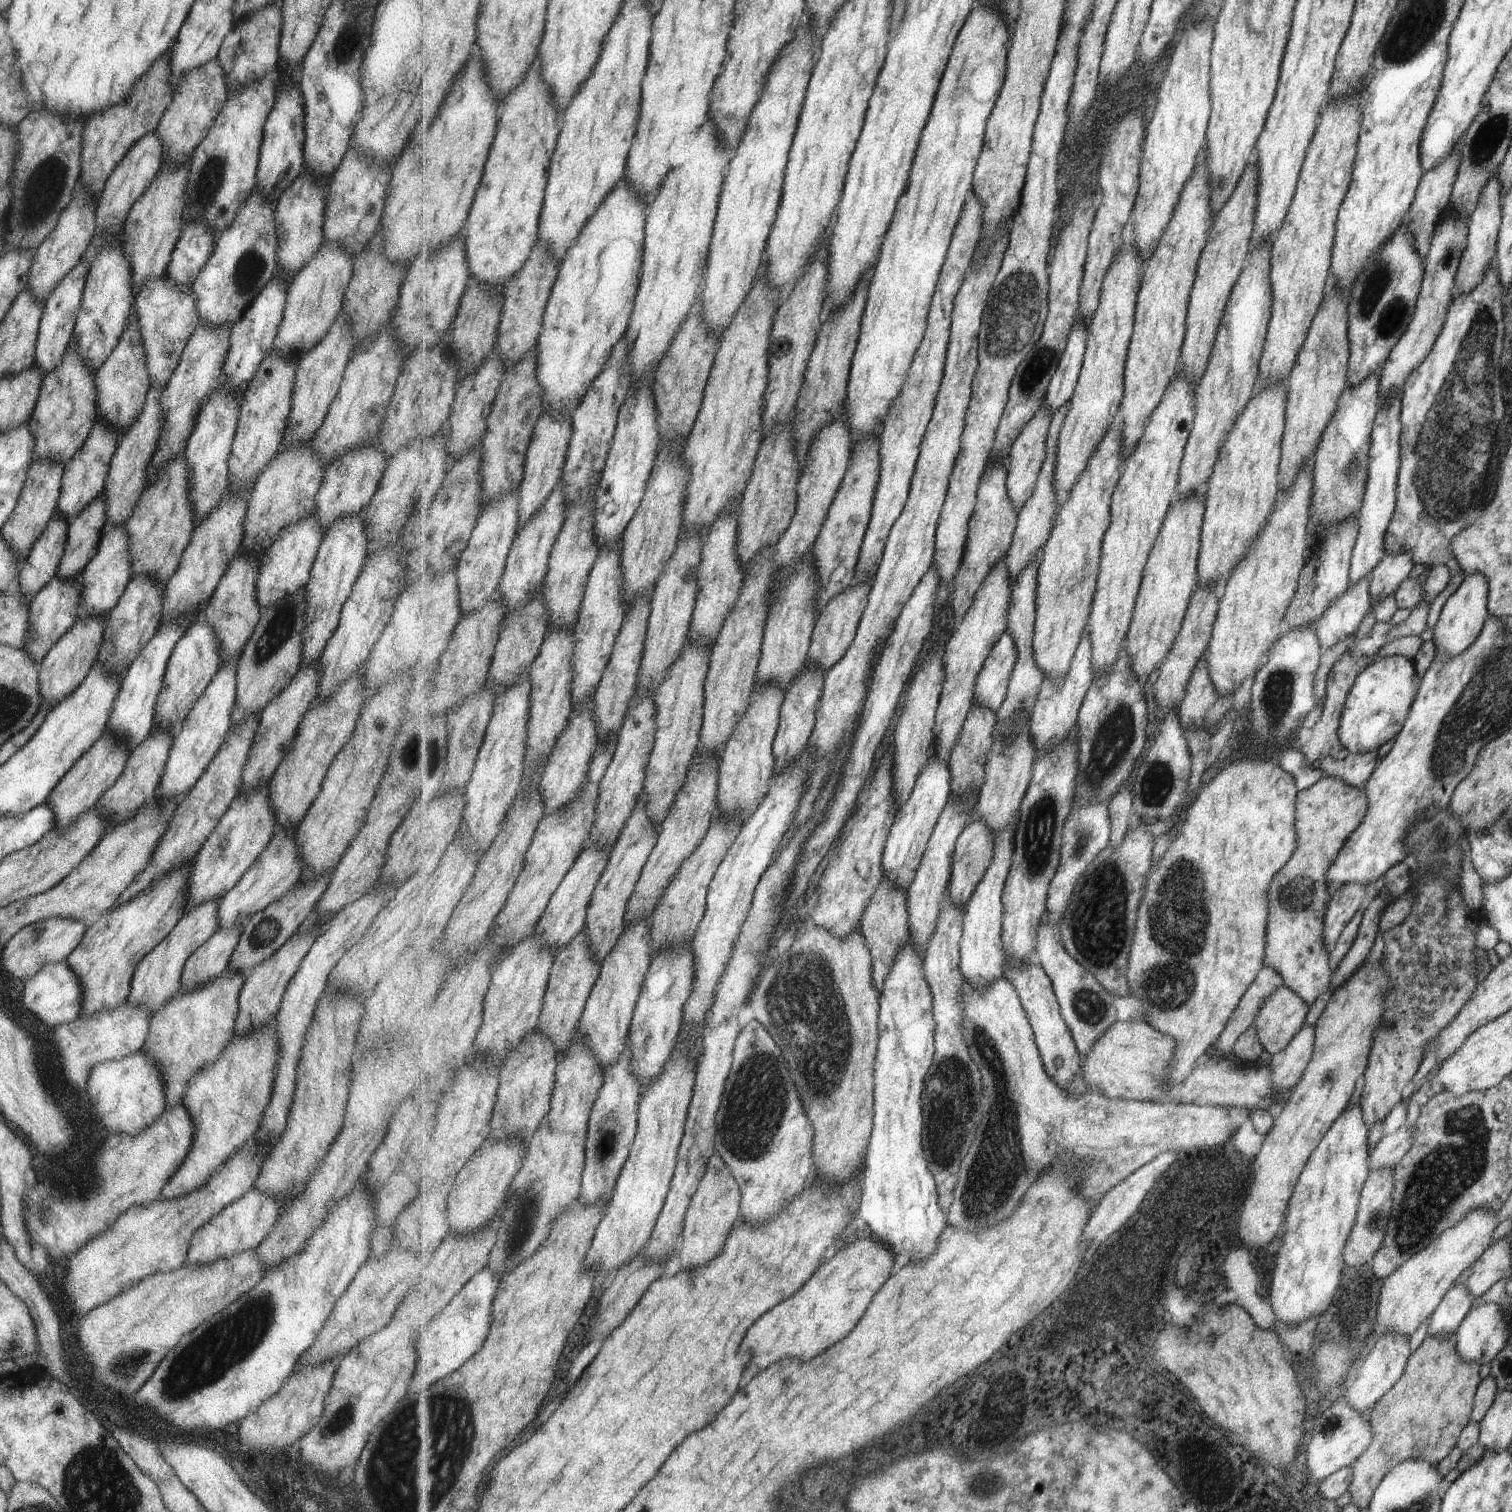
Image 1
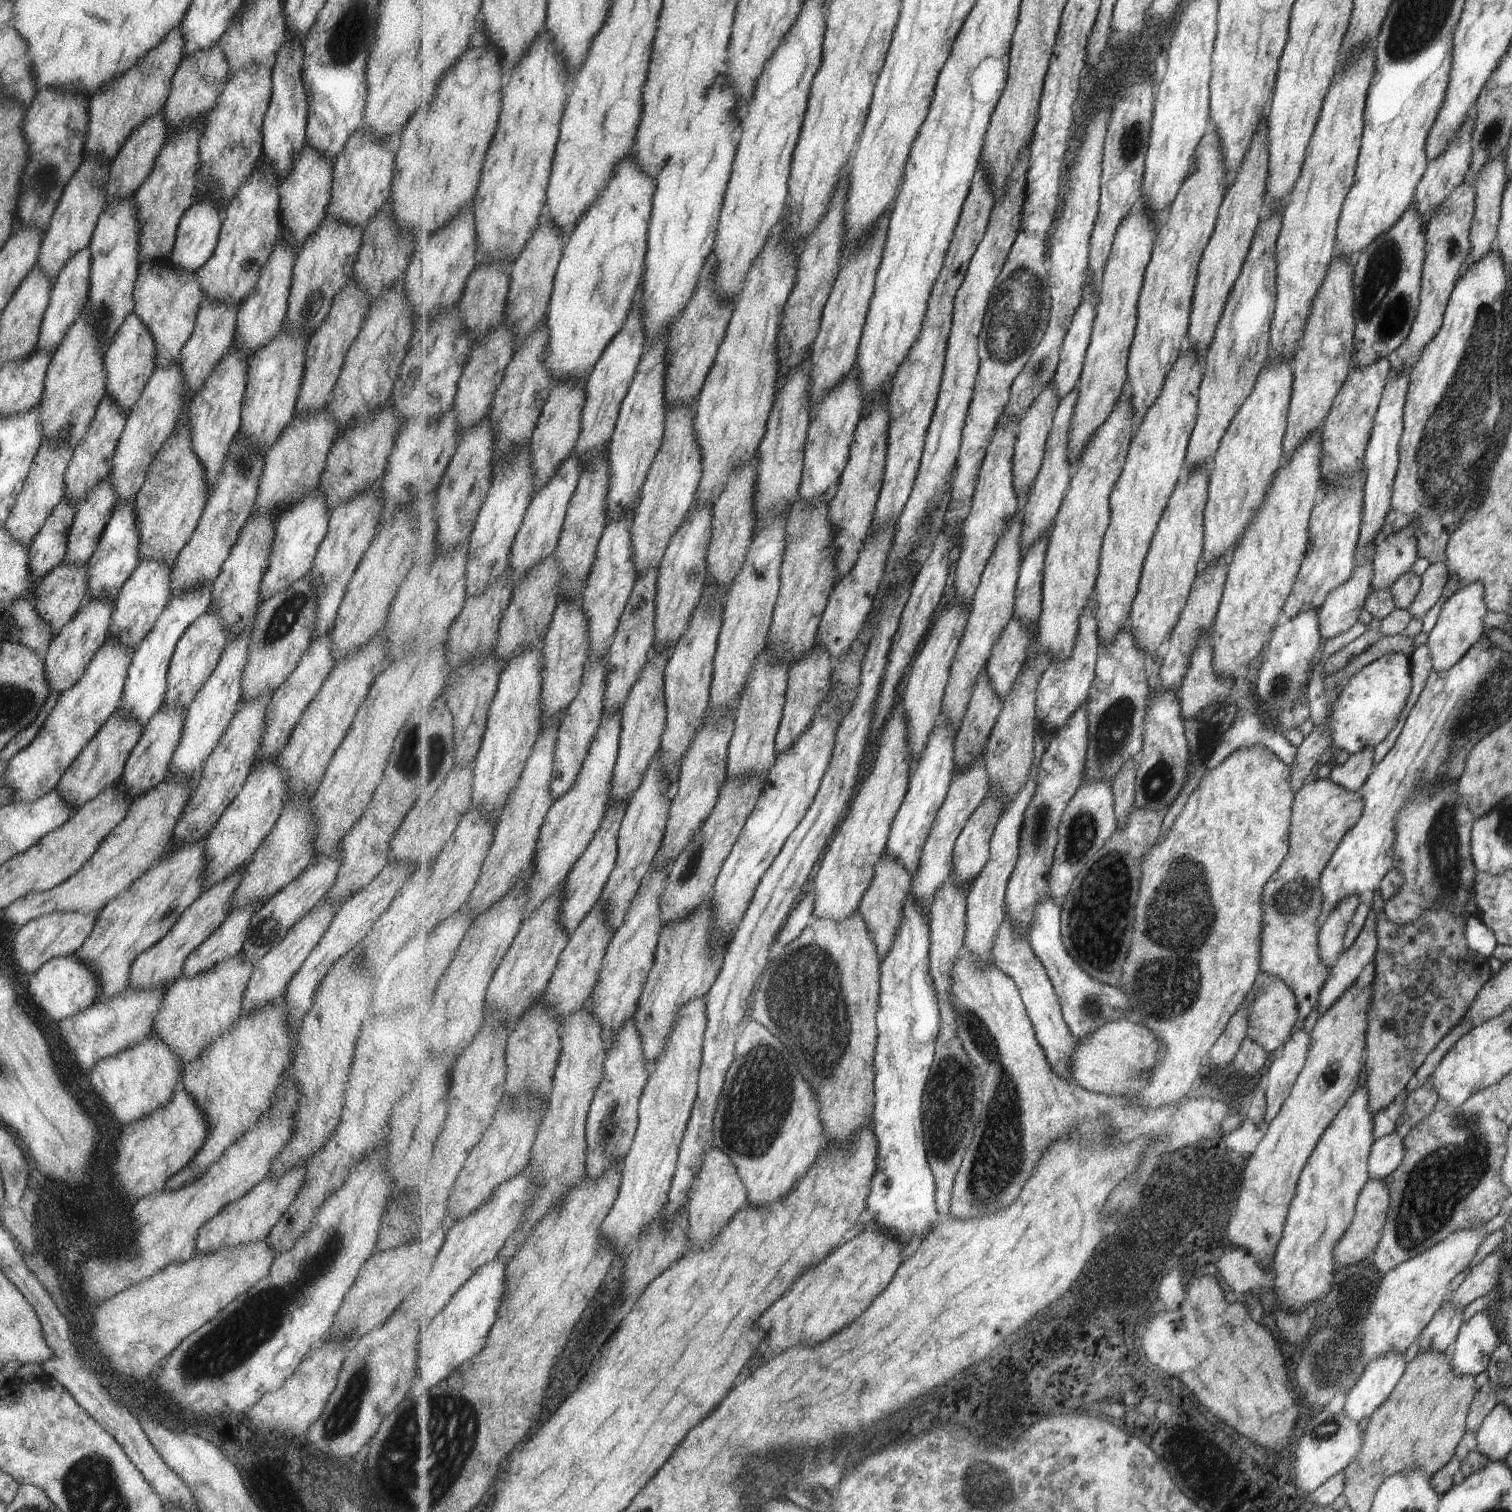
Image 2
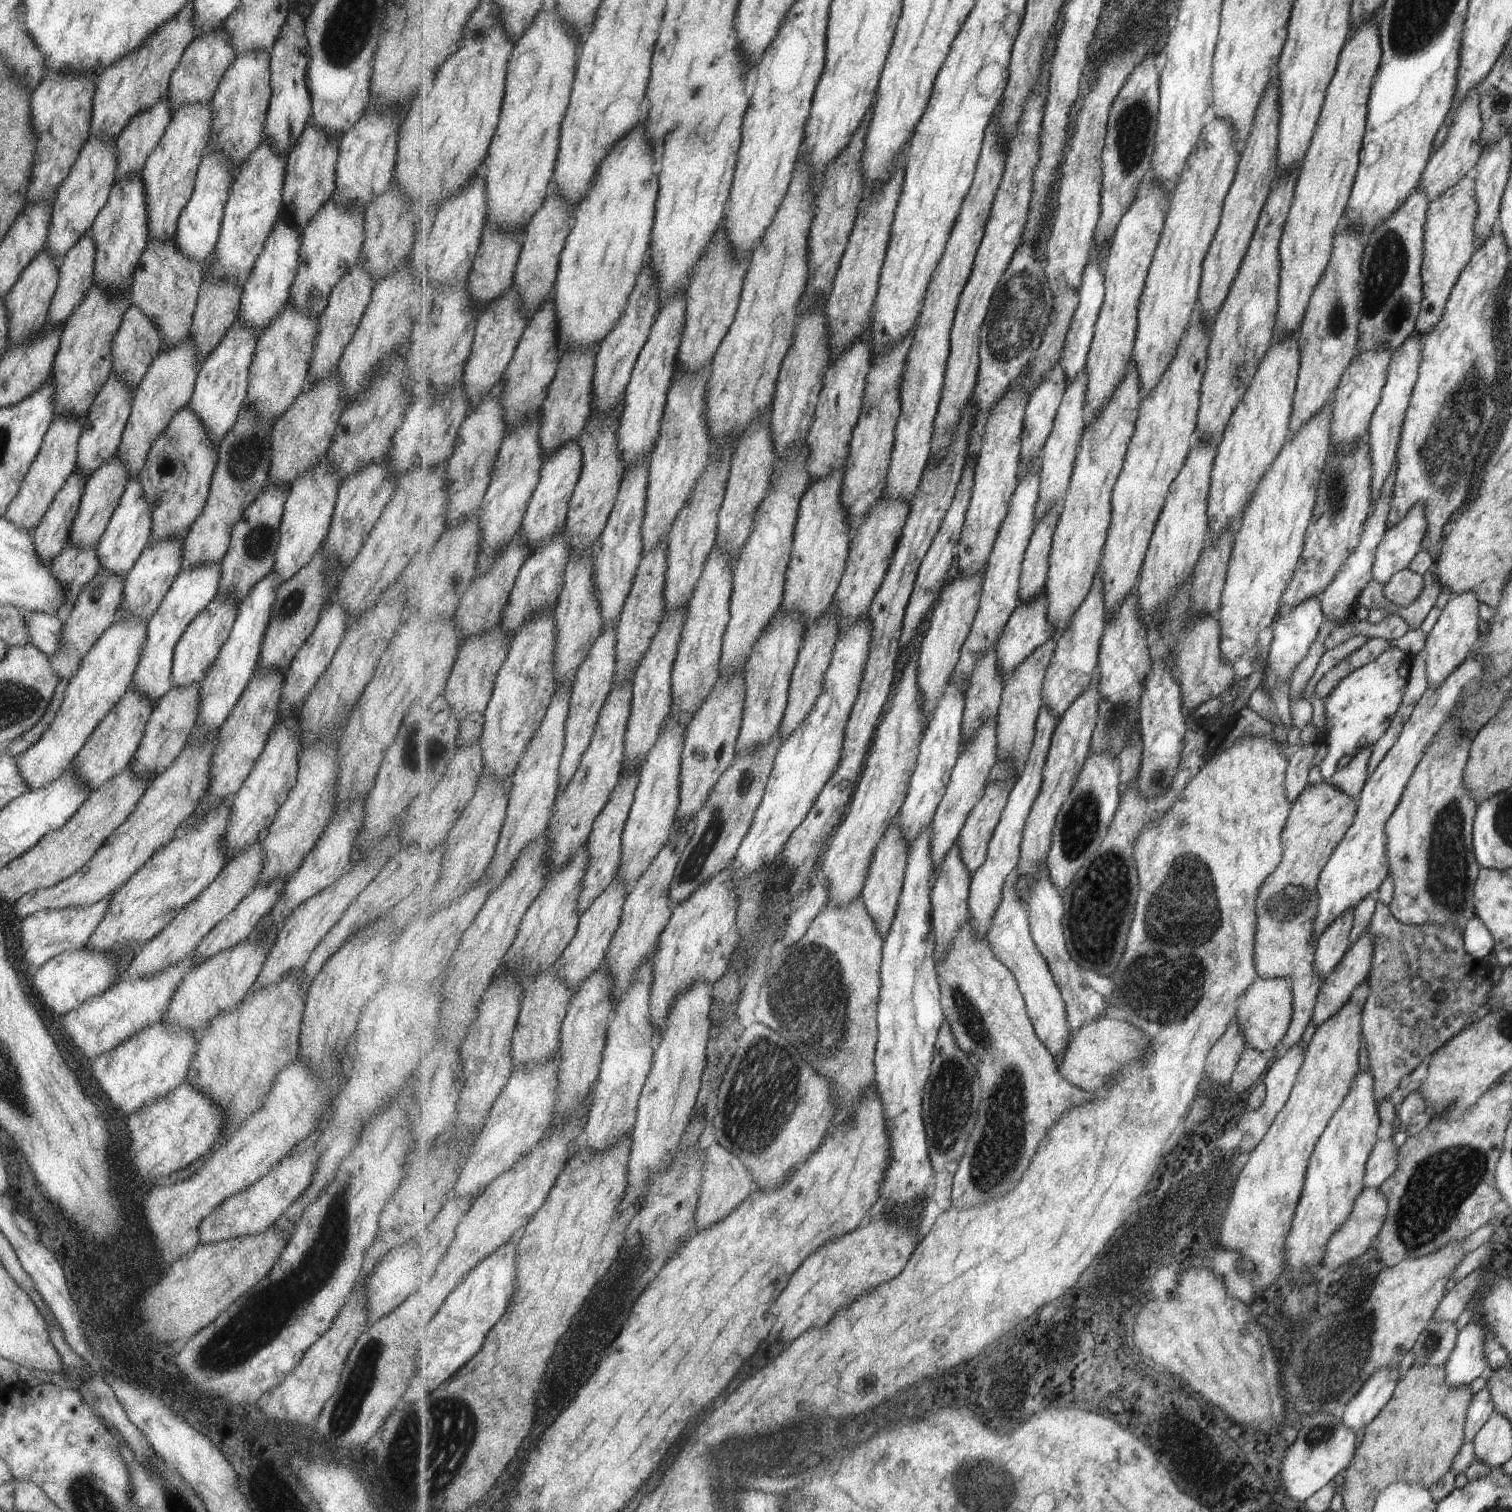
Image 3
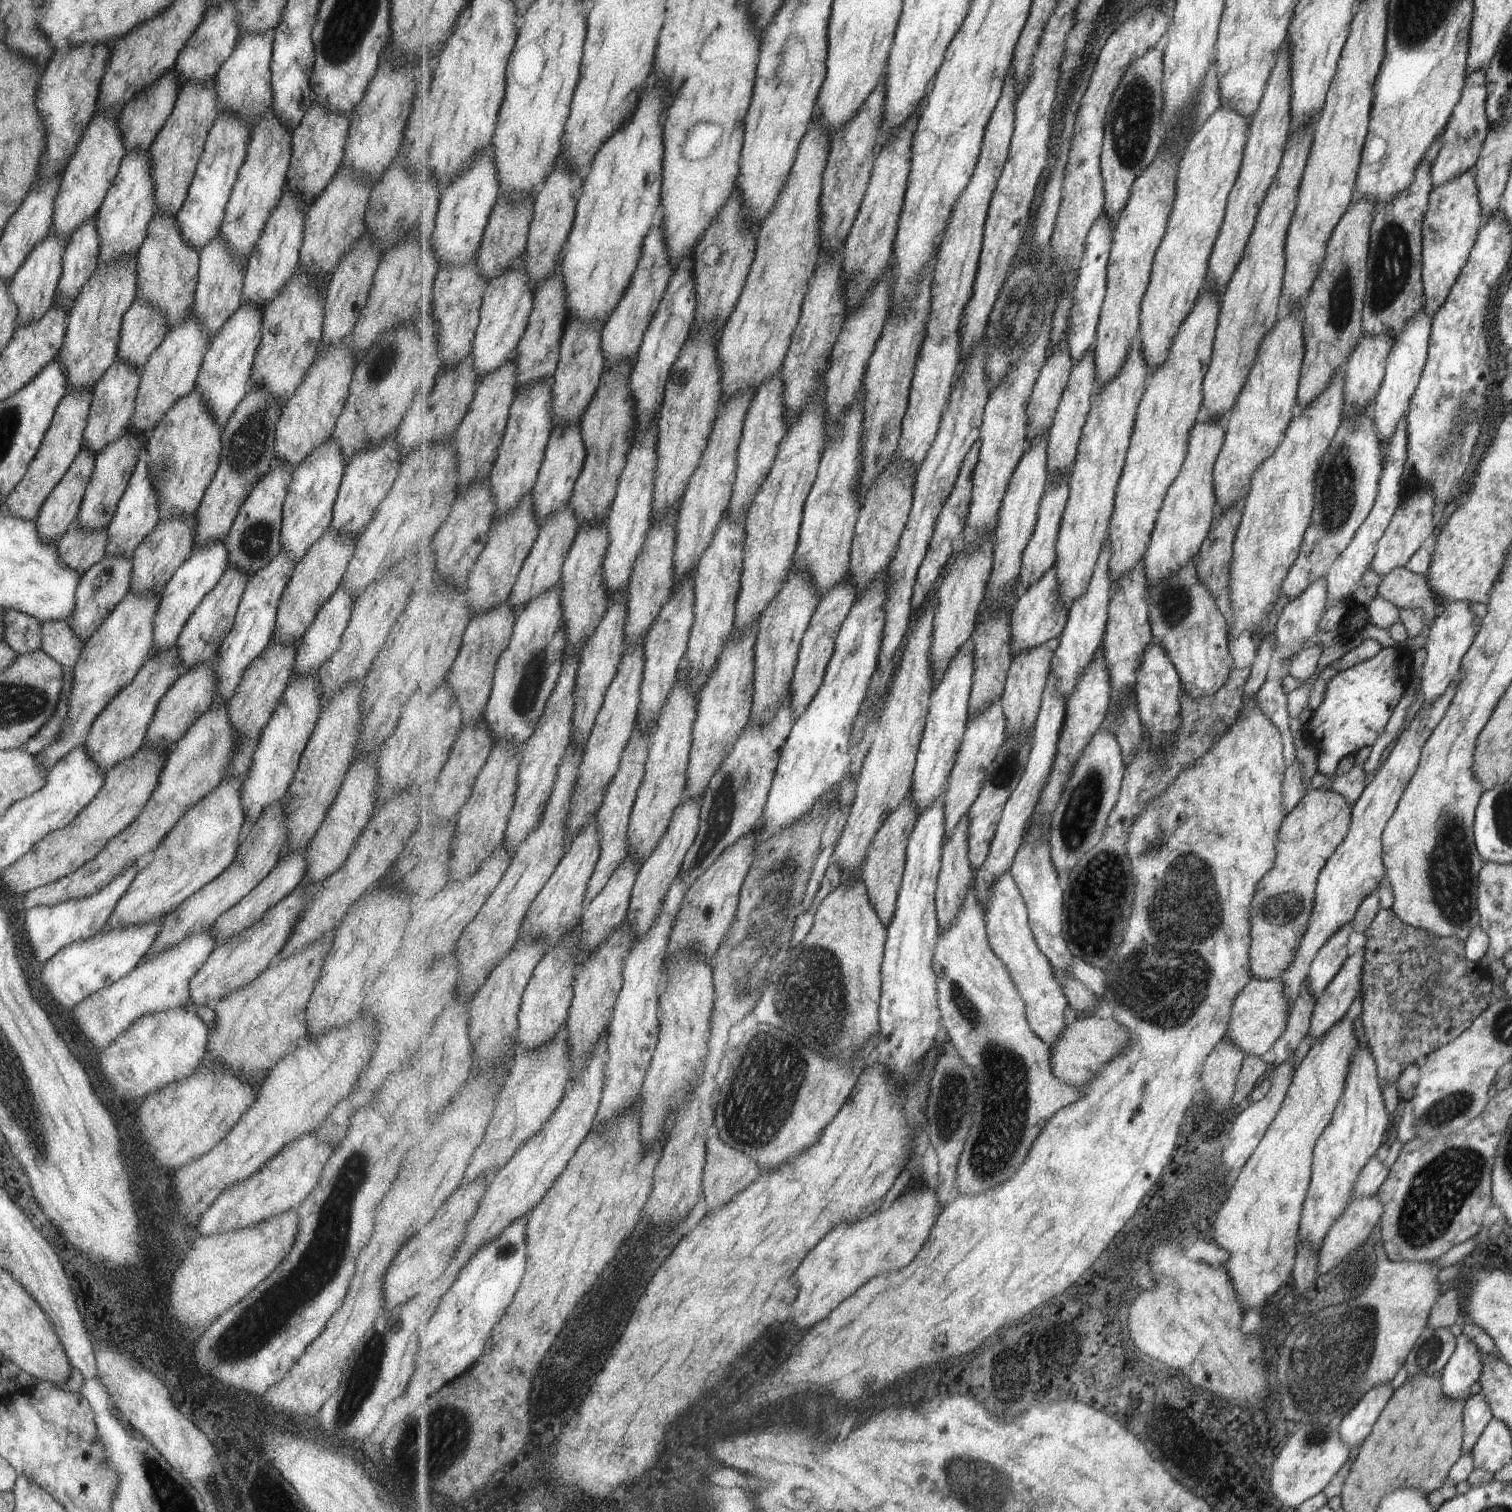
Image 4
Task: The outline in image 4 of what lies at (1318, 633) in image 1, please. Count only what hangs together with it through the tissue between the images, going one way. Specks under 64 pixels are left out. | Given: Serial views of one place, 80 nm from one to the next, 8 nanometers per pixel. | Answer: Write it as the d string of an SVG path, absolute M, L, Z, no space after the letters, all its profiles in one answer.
M1406 414L1398 420L1395 432L1388 442L1388 448L1383 453L1383 464L1380 477L1378 478L1377 492L1371 510L1367 518L1359 525L1353 538L1345 547L1345 550L1333 561L1324 578L1326 597L1326 608L1334 607L1339 601L1352 596L1361 580L1363 573L1369 568L1374 557L1376 546L1374 545L1390 525L1392 514L1400 501L1400 476L1406 457Z

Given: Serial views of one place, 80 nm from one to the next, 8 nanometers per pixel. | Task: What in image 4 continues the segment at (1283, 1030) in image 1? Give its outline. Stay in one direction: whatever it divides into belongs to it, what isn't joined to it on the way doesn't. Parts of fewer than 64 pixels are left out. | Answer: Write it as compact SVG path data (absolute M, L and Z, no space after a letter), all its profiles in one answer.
M1251 978L1232 1004L1228 1032L1224 1037L1227 1037L1242 1054L1259 1057L1265 1054L1281 1036L1290 1010L1288 1000L1283 994L1282 982L1279 979L1257 980Z

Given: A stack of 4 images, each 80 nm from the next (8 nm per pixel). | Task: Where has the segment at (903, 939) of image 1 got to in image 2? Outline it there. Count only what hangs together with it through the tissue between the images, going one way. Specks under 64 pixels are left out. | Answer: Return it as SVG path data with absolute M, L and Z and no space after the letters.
M885 852L881 862L876 866L876 875L874 876L872 887L865 893L864 899L860 904L859 911L868 924L881 964L893 948L898 928L901 928L905 918L904 908L910 898L912 877L913 874L900 861L897 861L896 857L890 857Z

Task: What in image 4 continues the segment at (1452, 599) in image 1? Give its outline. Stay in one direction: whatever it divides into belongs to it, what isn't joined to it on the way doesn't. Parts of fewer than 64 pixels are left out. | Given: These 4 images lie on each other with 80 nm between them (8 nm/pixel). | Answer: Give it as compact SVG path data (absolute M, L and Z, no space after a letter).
M1464 600L1445 602L1441 612L1437 614L1428 628L1426 634L1425 658L1420 670L1421 694L1424 696L1425 703L1432 703L1438 696L1444 693L1458 674L1461 658L1474 639L1476 633L1473 627L1473 617L1475 614L1469 609L1470 603Z

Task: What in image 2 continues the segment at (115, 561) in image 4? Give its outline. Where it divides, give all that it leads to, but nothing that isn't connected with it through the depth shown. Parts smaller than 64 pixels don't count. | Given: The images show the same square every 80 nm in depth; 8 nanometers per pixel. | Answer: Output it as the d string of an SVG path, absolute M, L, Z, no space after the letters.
M104 597L90 598L89 602L80 611L77 611L53 636L46 652L42 654L44 677L51 692L60 693L79 680L86 664L106 639L113 605L113 601L105 601Z

